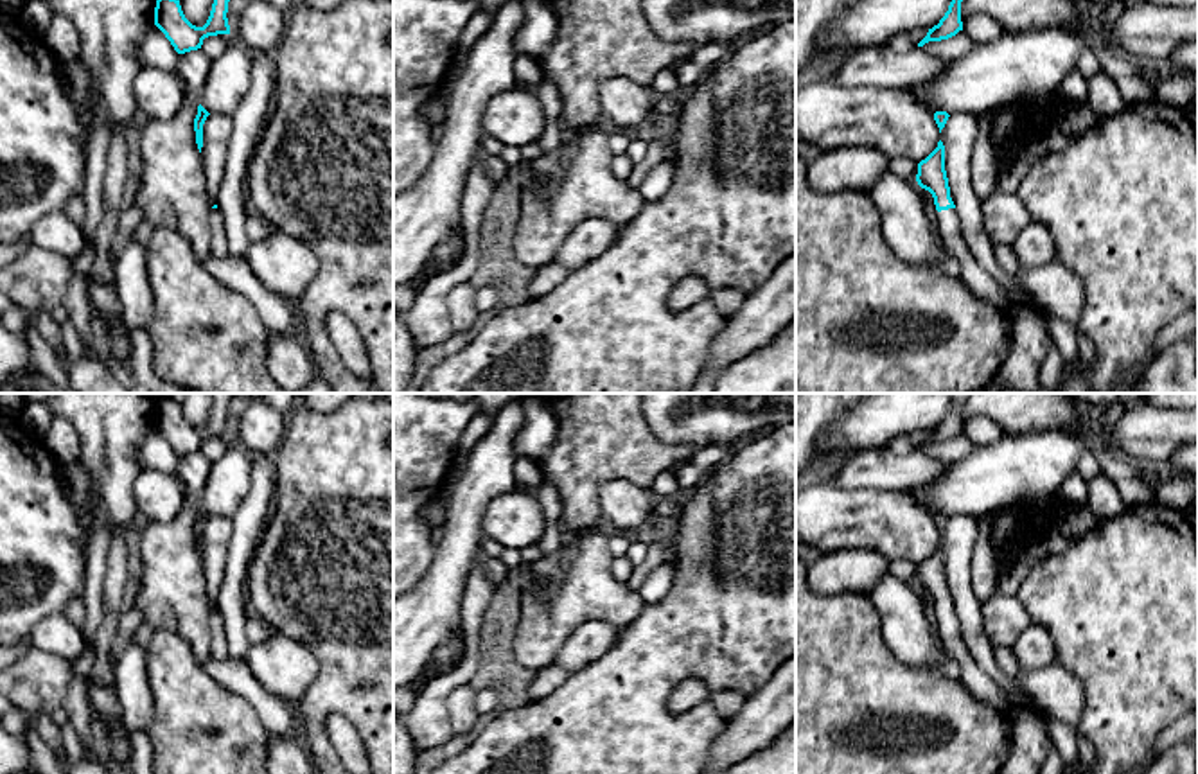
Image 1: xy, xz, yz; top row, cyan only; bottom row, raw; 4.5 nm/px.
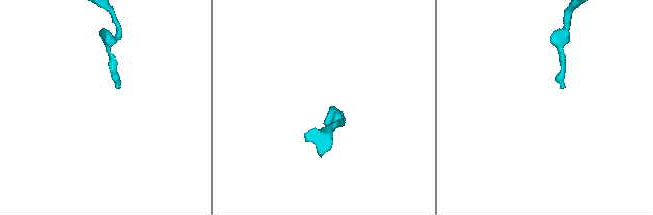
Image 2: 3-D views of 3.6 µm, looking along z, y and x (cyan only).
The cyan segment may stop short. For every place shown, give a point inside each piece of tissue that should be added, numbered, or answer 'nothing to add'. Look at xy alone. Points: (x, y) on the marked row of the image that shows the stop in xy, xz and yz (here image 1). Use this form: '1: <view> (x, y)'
1: xy (218, 239)

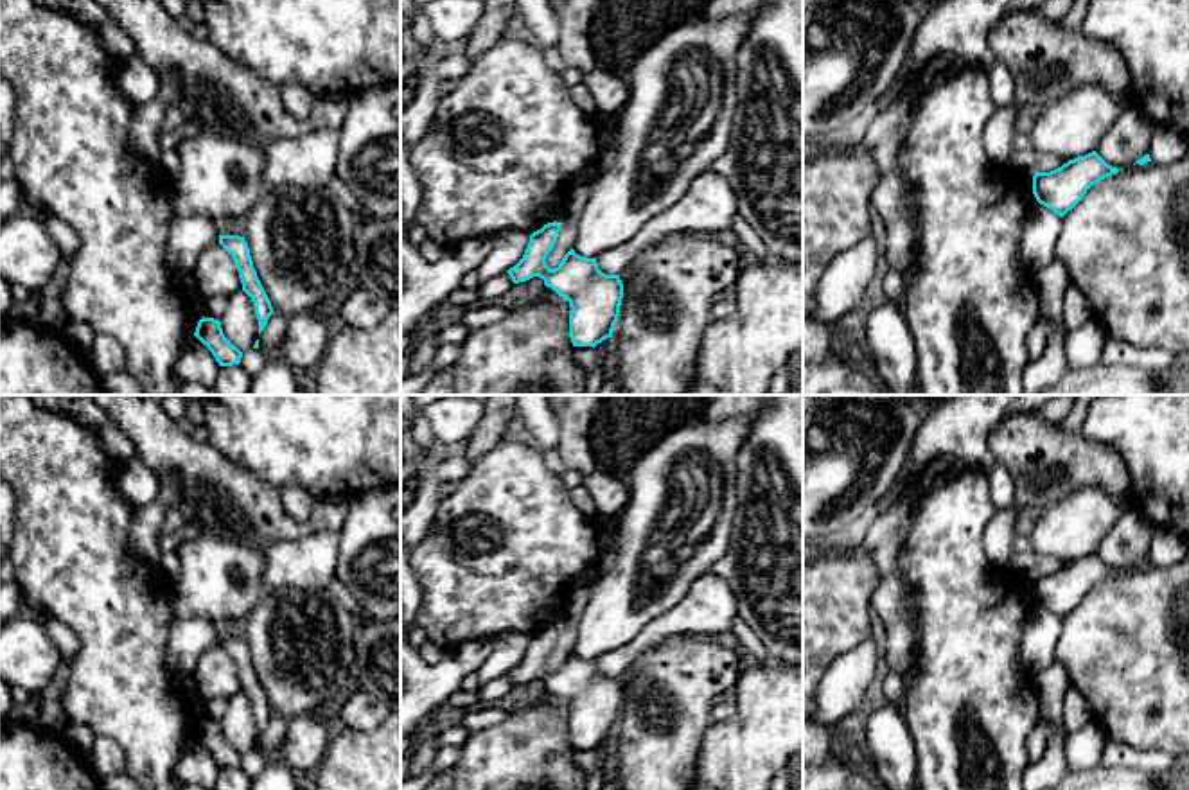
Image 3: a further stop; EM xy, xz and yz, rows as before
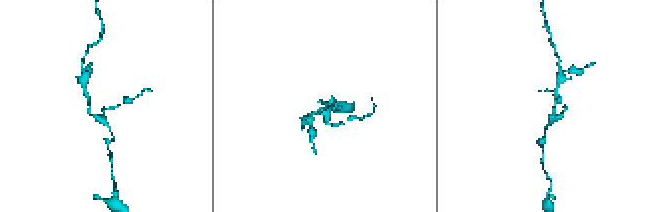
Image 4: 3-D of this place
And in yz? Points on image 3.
nothing to add

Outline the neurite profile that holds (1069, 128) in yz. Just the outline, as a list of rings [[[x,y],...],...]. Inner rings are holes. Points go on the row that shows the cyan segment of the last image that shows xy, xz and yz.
[[[1085,84],[1040,111],[1026,144],[1036,154],[1074,160],[1096,151],[1099,138],[1123,115],[1121,104],[1101,86]]]

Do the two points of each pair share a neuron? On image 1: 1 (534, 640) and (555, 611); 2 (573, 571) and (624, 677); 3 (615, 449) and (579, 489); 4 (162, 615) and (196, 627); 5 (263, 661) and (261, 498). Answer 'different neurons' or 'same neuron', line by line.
1: same neuron
2: different neurons
3: same neuron
4: same neuron
5: different neurons

